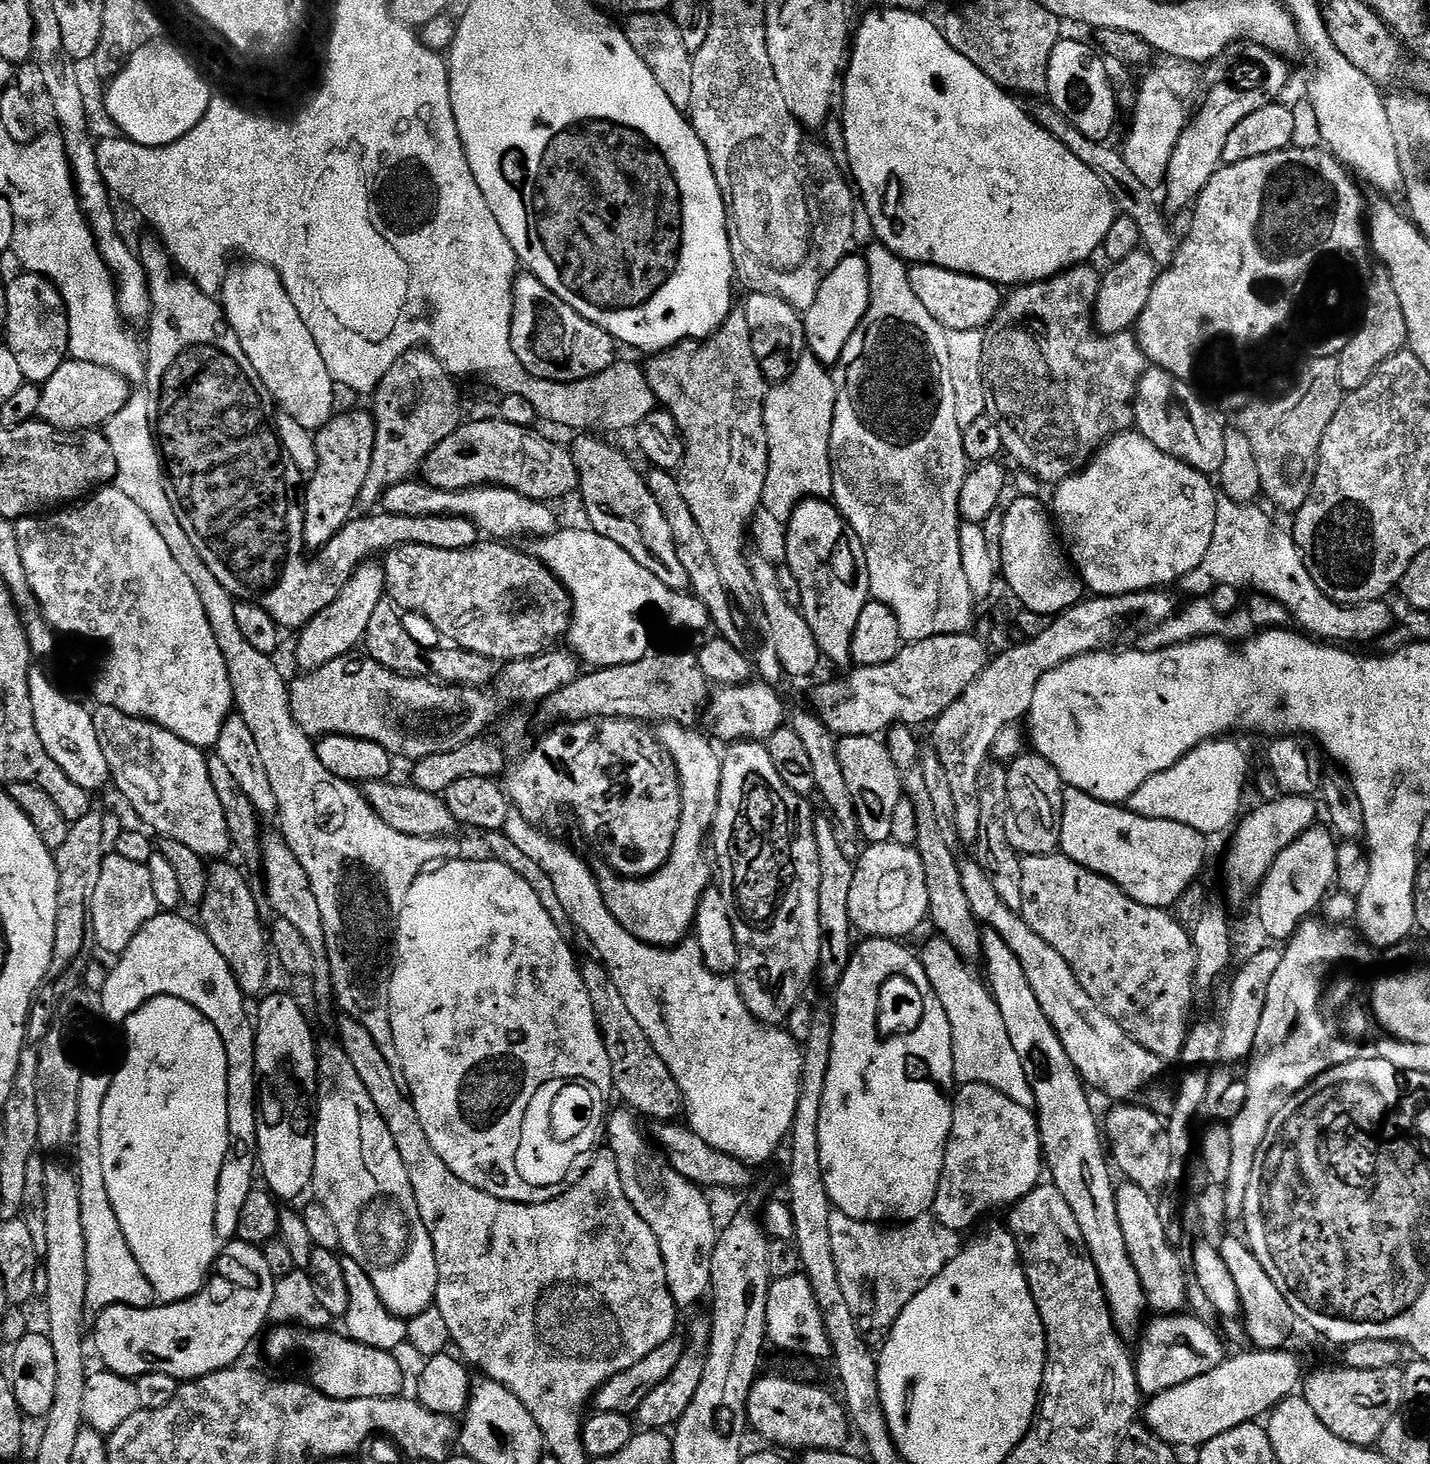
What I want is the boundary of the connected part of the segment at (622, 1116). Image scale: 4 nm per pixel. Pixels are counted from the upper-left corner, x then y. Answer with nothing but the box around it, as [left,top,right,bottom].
[606,1106,718,1310]

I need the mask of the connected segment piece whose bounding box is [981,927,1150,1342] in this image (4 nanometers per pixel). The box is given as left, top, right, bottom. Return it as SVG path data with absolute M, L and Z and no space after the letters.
M987 927L981 931L981 957L988 972L986 982L989 991L1002 1014L1002 1022L1006 1022L1006 1034L1010 1038L1010 1046L1014 1046L1014 1054L1018 1054L1022 1070L1026 1070L1036 1099L1034 1111L1036 1122L1040 1125L1040 1145L1044 1148L1044 1163L1050 1173L1051 1183L1055 1184L1062 1198L1066 1198L1070 1210L1074 1210L1074 1218L1082 1230L1088 1252L1092 1255L1092 1261L1104 1287L1104 1297L1108 1300L1108 1309L1112 1312L1113 1329L1120 1333L1121 1340L1125 1342L1139 1341L1146 1327L1144 1315L1149 1315L1150 1309L1146 1290L1142 1286L1142 1278L1138 1278L1138 1270L1134 1270L1130 1250L1126 1248L1122 1226L1118 1226L1117 1185L1112 1184L1113 1169L1110 1167L1110 1156L1102 1139L1101 1121L1100 1124L1096 1121L1096 1112L1088 1101L1089 1089L1080 1079L1080 1071L1076 1069L1074 1062L1070 1062L1070 1054L1066 1054L1066 1046L1062 1046L1054 1026L1050 1026L1050 1018L1042 1014L1042 1006L1038 1006L1038 998L1035 997L1034 990L1027 981L1022 962L1018 961L1018 956L1010 950L1010 946L1006 945L1002 936L993 928Z

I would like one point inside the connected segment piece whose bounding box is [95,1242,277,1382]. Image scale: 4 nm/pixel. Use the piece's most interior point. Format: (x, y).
(187, 1339)

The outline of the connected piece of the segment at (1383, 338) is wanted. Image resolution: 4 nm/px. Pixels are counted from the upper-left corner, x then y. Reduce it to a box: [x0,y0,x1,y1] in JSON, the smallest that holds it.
[1338,269,1408,393]

